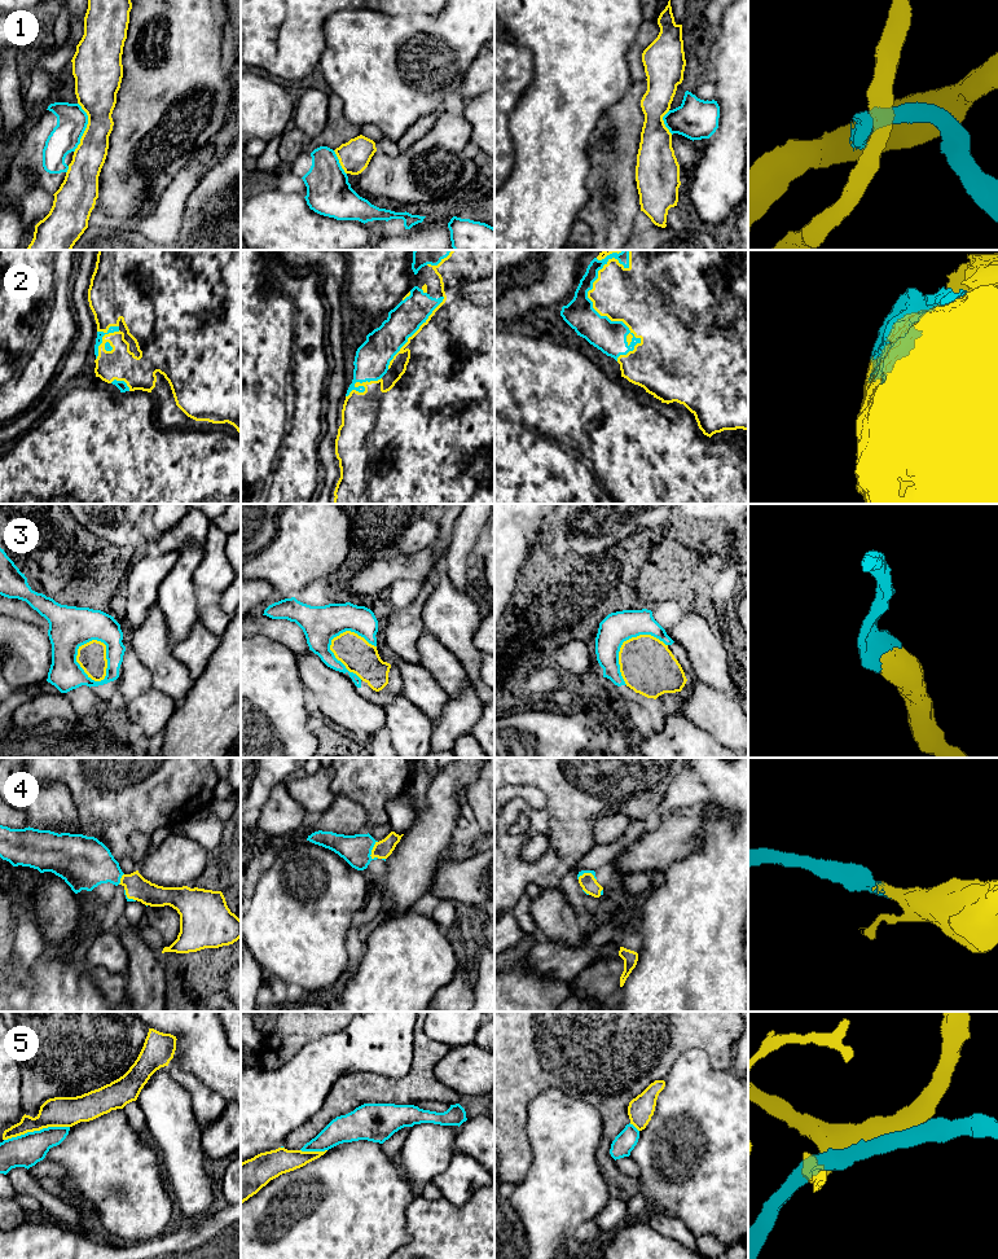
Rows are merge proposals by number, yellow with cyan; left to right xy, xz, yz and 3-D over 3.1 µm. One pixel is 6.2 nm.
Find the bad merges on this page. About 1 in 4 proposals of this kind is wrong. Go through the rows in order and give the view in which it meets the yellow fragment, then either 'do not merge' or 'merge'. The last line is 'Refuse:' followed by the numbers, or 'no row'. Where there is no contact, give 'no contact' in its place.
1: xy | do not merge
2: yz | merge
3: xy | merge
4: xz | merge
5: xy | merge
Refuse: 1

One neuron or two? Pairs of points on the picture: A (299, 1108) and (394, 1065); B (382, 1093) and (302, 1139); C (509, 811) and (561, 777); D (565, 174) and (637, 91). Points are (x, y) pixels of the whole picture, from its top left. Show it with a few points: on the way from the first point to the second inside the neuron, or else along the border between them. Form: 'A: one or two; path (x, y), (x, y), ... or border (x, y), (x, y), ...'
A: one; path (319, 1083), (341, 1061), (369, 1061)
B: one; path (363, 1093), (347, 1093), (321, 1119)
C: one; path (527, 811), (532, 815), (544, 815), (561, 795)
D: two; border (599, 118), (588, 148), (590, 163), (588, 178)

